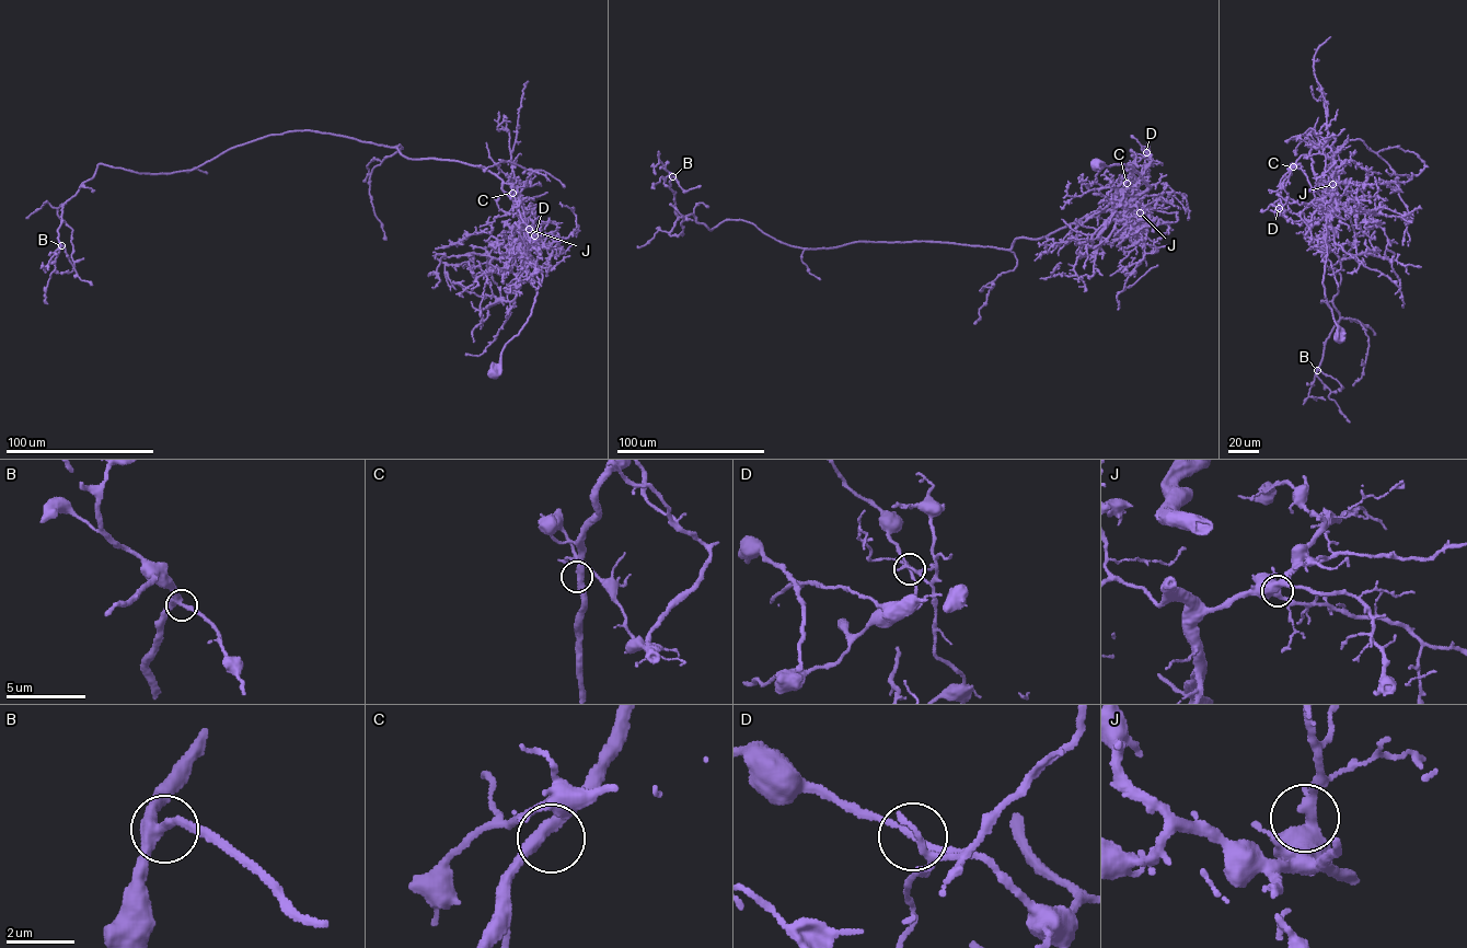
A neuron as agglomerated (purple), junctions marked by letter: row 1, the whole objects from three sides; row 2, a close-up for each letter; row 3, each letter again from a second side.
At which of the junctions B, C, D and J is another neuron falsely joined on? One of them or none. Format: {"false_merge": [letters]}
{"false_merge": []}

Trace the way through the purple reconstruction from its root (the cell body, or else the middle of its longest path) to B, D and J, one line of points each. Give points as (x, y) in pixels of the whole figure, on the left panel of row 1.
B: (491, 371), (542, 274), (503, 181), (476, 166), (308, 130), (171, 173), (100, 163), (62, 206), (61, 245)
D: (491, 371), (527, 322), (541, 282), (542, 273), (524, 255), (538, 246), (531, 238), (539, 232), (533, 235)
J: (491, 371), (499, 362), (504, 347), (527, 322), (541, 282), (541, 270), (520, 251), (520, 233), (529, 229)

